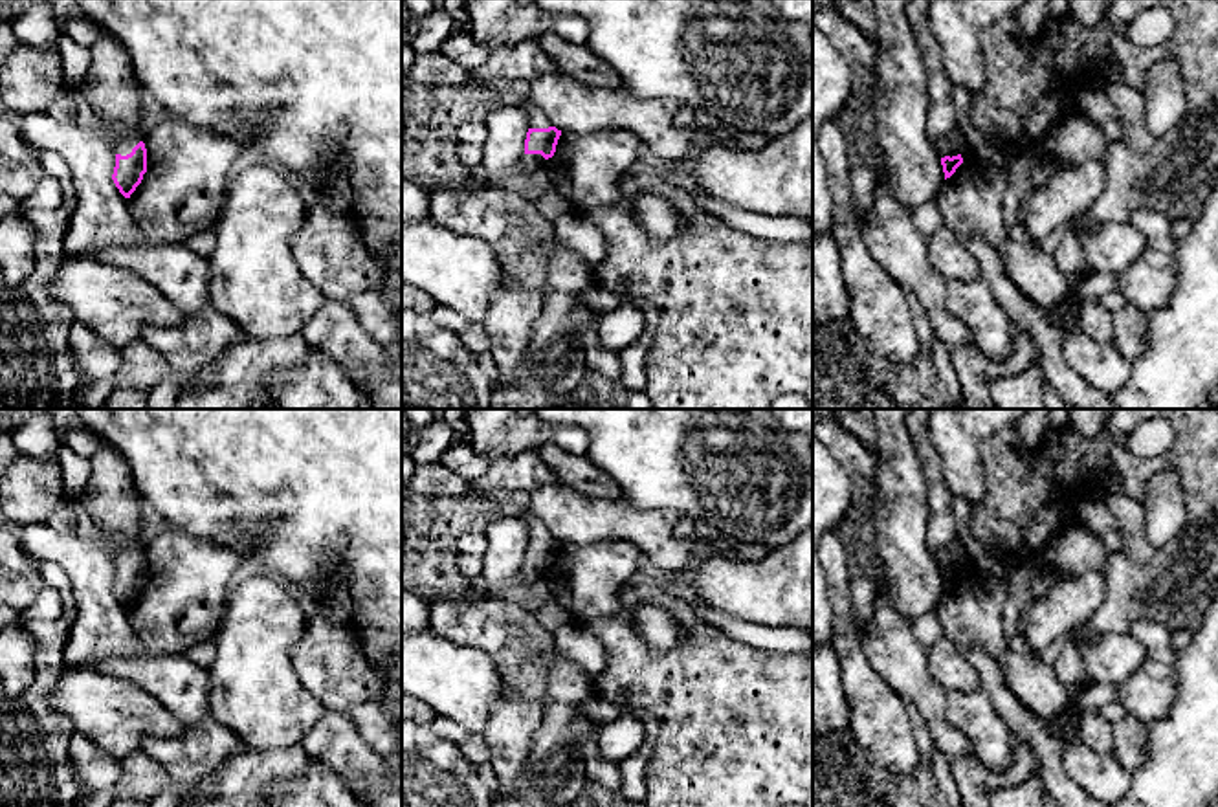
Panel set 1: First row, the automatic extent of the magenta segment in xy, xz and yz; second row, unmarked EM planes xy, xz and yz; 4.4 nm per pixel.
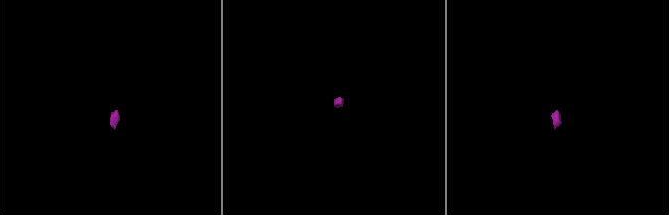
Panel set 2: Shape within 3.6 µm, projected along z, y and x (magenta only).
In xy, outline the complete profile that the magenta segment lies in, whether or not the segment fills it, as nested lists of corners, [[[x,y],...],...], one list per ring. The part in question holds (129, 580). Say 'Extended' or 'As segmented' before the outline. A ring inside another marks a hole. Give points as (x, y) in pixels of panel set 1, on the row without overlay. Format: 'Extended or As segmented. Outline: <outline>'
Extended. Outline: [[[112,537],[112,545],[117,548],[116,556],[116,578],[112,591],[125,609],[136,602],[147,583],[147,559],[141,541],[125,541]]]

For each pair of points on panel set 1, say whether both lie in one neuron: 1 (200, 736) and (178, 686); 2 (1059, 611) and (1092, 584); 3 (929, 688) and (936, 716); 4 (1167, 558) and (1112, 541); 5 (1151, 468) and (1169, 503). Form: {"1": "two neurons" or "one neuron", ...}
{"1": "two neurons", "2": "one neuron", "3": "one neuron", "4": "two neurons", "5": "two neurons"}

